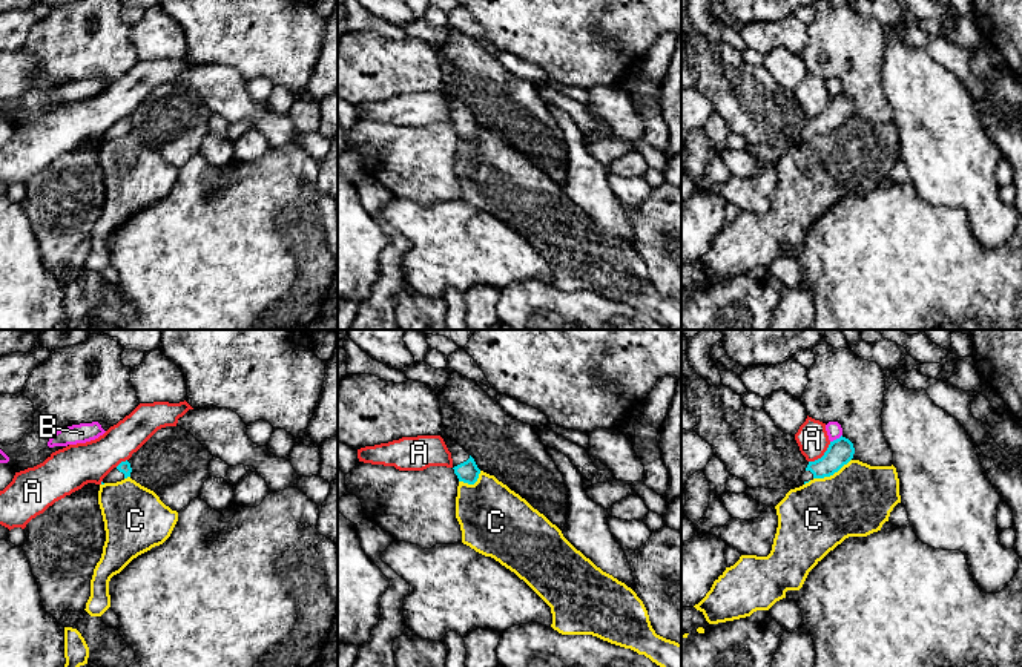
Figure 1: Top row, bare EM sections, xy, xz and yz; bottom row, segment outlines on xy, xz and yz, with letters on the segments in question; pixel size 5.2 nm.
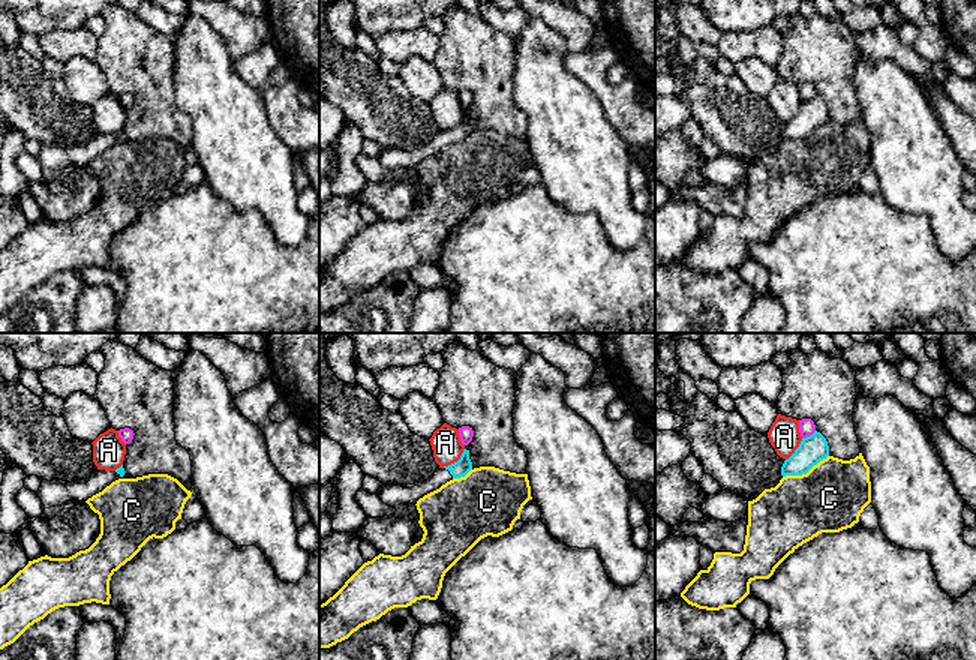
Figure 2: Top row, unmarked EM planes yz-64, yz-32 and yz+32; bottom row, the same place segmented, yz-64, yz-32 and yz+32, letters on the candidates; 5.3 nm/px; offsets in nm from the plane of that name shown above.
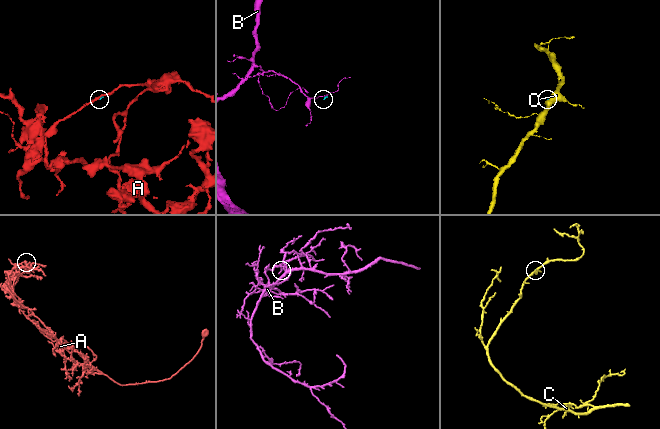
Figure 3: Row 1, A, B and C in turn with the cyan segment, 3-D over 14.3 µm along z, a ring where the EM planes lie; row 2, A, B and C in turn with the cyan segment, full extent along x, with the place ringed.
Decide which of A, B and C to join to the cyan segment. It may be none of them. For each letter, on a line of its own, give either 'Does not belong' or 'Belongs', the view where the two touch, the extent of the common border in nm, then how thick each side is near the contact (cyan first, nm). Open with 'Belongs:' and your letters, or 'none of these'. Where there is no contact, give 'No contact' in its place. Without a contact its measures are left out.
Belongs: none of these
A: Does not belong. Touches cyan in yz. Shared border 160 nm. Thickness 140 nm (cyan) against 160 nm
B: Does not belong. Touches cyan in yz. Shared border 80 nm. Thickness 140 nm (cyan) against 80 nm
C: Does not belong. Touches cyan in yz. Shared border 220 nm. Thickness 140 nm (cyan) against 360 nm

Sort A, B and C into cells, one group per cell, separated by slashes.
A / B / C

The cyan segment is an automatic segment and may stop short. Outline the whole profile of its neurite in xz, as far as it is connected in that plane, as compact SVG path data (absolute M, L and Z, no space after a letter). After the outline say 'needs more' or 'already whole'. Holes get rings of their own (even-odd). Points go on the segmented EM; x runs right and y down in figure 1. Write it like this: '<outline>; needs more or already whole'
M443 428L439 435L443 439L448 451L451 452L453 469L459 481L474 485L480 474L480 469L477 468L474 458L460 445L451 440L445 434Z; needs more

